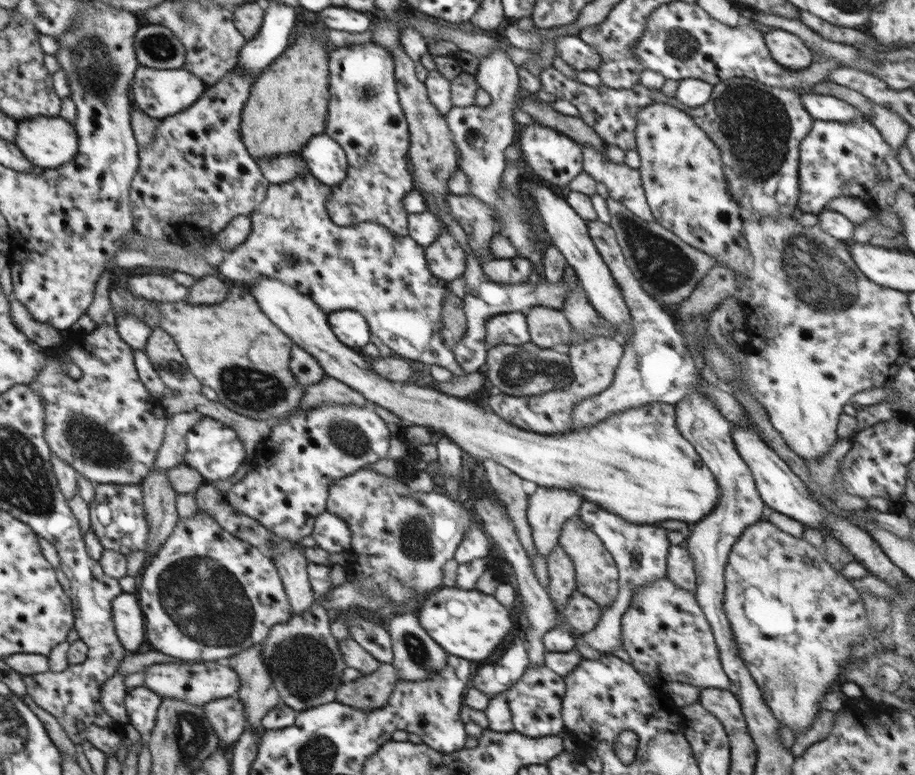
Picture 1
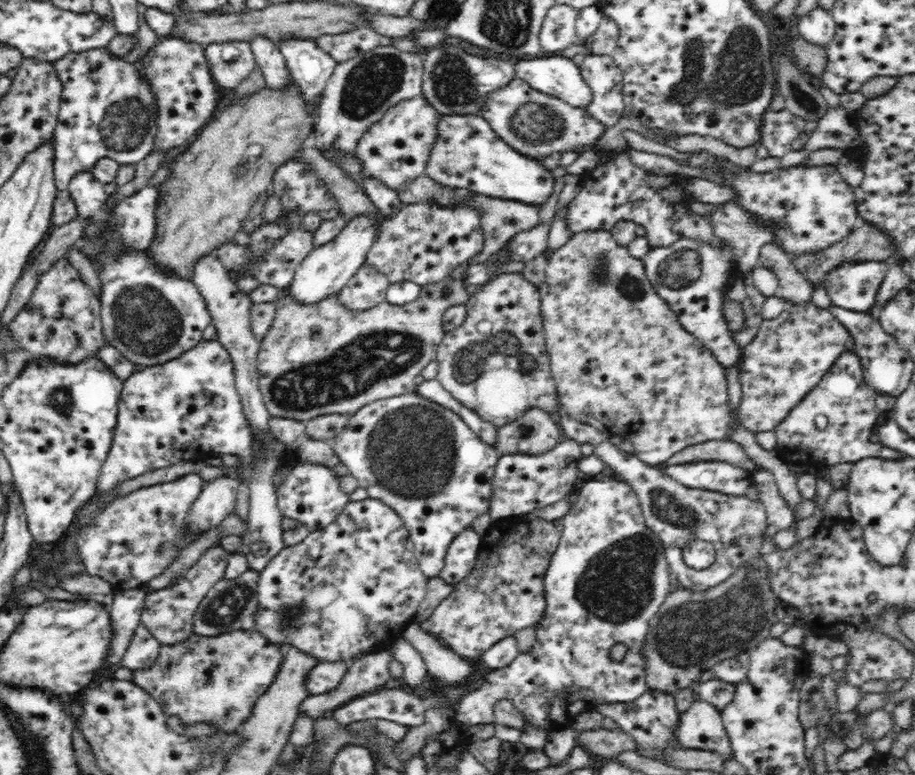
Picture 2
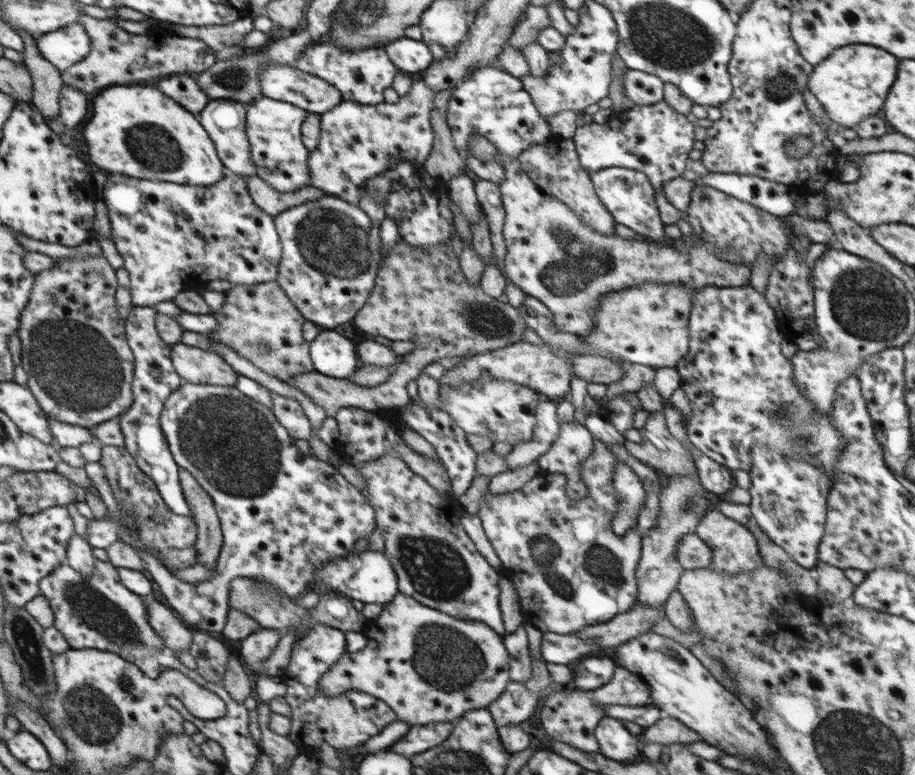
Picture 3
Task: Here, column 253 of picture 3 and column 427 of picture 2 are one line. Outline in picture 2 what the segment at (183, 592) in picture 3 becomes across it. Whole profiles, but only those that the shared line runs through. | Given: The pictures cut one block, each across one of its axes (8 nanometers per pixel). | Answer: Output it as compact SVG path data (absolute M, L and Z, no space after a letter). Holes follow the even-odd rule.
M417 392L402 393L400 396L386 397L362 405L356 412L348 414L346 426L336 436L326 441L335 454L339 456L339 459L349 468L350 474L355 476L360 486L368 491L368 497L387 504L402 518L403 524L413 540L415 558L418 560L420 570L426 575L427 579L439 576L439 572L445 565L446 552L448 552L454 536L472 527L473 520L476 520L480 514L486 514L490 510L494 466L496 466L496 461L499 459L499 453L495 446L480 439L456 411L452 411L452 409L448 409L448 407L436 403L436 401L428 400Z

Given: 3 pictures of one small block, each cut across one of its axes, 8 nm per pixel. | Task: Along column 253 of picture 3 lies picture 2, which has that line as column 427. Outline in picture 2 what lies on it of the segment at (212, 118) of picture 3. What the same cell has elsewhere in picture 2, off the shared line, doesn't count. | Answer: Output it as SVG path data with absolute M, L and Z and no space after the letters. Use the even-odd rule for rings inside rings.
M440 114L437 123L438 138L431 148L425 174L440 185L454 189L471 190L490 198L516 200L536 205L538 210L552 194L555 178L544 165L514 151L496 135L480 115Z

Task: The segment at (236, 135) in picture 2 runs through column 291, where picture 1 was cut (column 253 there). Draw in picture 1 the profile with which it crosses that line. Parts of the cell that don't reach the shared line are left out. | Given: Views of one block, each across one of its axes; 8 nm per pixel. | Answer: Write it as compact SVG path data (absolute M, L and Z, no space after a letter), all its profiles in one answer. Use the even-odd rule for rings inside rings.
M308 28L301 30L302 34L296 42L255 78L249 100L245 103L244 114L241 116L241 136L255 160L260 161L266 157L298 155L304 146L314 137L324 133L326 117L328 116L329 70L327 40L322 40L316 30Z

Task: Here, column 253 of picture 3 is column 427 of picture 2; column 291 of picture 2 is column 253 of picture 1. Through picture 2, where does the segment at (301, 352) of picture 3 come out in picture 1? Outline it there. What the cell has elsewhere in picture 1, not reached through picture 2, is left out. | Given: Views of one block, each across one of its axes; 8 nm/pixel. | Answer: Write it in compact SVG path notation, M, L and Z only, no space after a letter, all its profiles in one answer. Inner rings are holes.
M233 284L226 298L213 305L159 302L164 329L178 345L192 374L210 386L226 408L266 420L283 417L298 407L306 388L290 372L290 339L276 326L245 286Z

